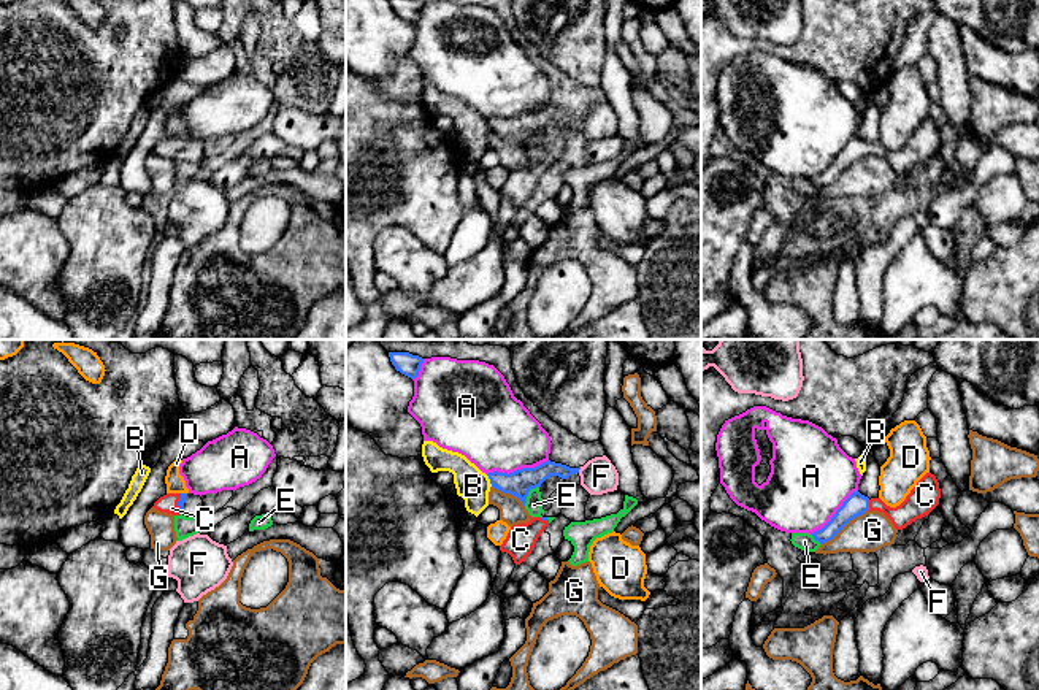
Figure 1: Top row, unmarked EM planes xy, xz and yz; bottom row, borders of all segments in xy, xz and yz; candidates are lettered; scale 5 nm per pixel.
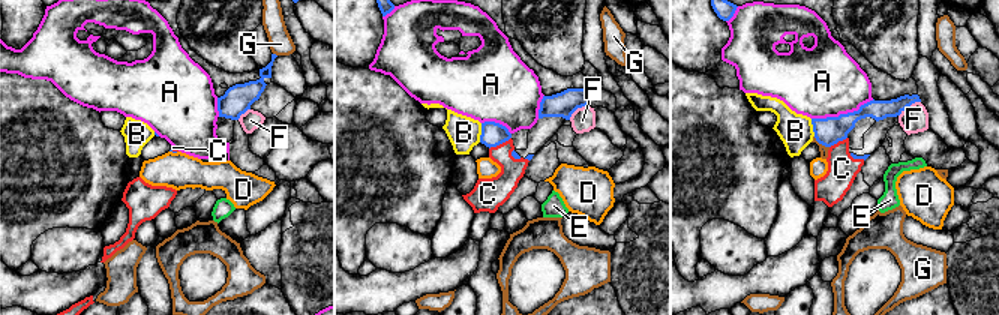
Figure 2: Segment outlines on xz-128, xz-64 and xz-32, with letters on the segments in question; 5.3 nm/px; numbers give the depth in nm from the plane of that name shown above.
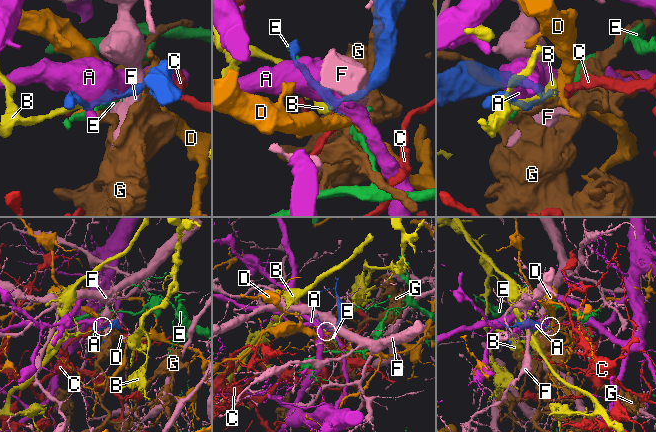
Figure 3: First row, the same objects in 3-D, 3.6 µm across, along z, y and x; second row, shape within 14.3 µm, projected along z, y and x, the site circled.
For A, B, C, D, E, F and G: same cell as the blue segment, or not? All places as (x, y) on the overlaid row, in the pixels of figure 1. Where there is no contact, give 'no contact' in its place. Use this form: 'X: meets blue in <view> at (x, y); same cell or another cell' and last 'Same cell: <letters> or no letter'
A: meets blue in xz at (517, 470); another cell
B: meets blue in xz at (490, 481); another cell
C: meets blue in yz at (868, 505); same cell
D: meets blue in xy at (184, 494); another cell
E: meets blue in xz at (527, 494); another cell
F: meets blue in xz at (579, 468); another cell
G: meets blue in yz at (844, 525); another cell
Same cell: C

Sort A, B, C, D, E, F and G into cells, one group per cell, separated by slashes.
A / B / C / D / E / F / G

